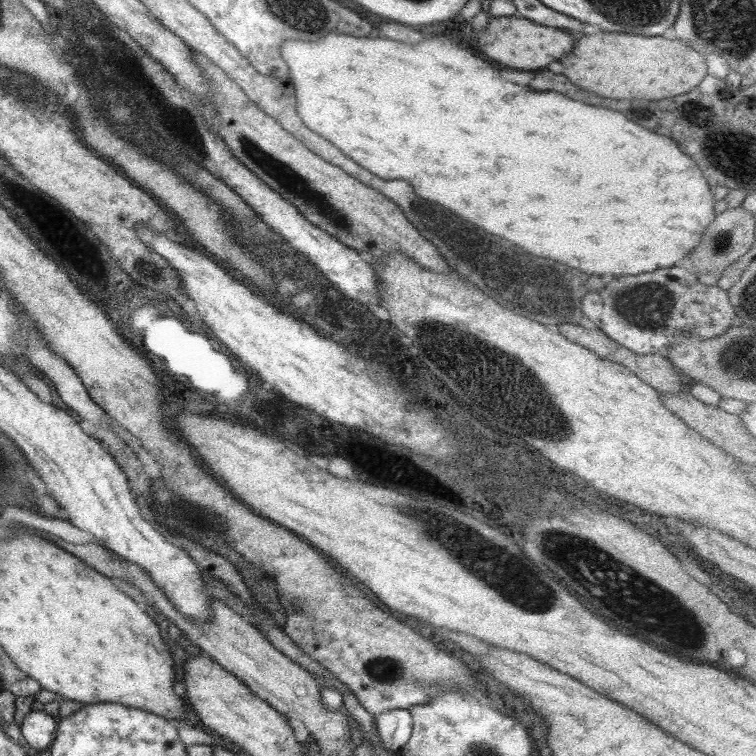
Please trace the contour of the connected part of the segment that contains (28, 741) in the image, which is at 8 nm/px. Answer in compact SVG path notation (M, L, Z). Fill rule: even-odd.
M31 711L20 726L21 740L26 747L47 750L52 744L55 729L56 718L44 711Z

